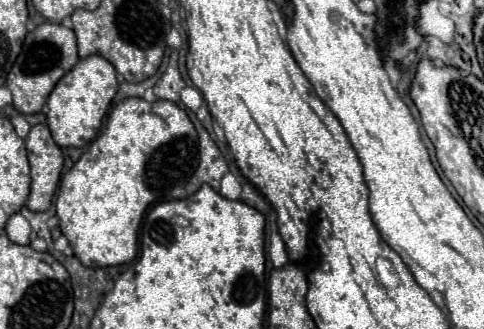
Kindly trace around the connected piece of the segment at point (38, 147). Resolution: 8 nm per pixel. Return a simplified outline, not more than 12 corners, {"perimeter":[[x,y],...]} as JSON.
{"perimeter":[[46,125],[25,139],[32,169],[26,207],[48,211],[64,167]]}

